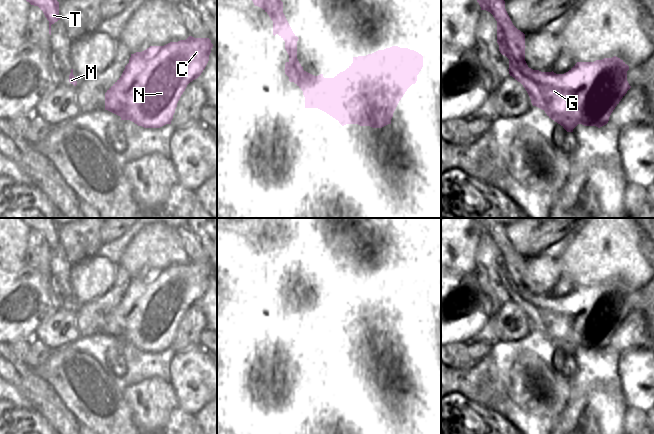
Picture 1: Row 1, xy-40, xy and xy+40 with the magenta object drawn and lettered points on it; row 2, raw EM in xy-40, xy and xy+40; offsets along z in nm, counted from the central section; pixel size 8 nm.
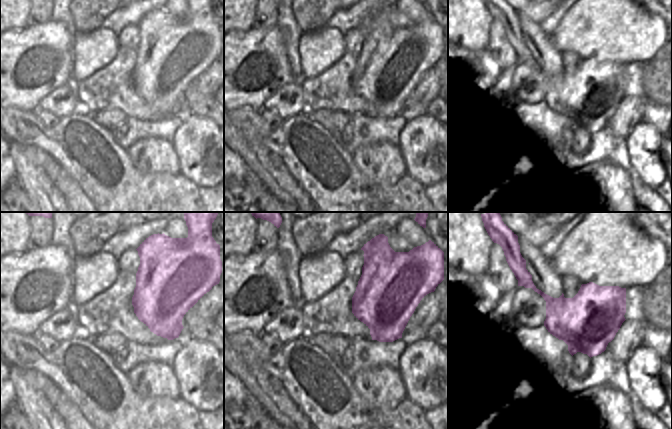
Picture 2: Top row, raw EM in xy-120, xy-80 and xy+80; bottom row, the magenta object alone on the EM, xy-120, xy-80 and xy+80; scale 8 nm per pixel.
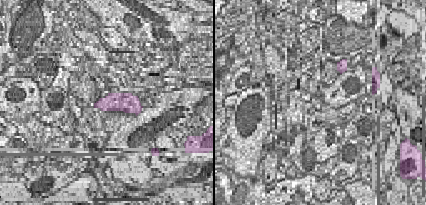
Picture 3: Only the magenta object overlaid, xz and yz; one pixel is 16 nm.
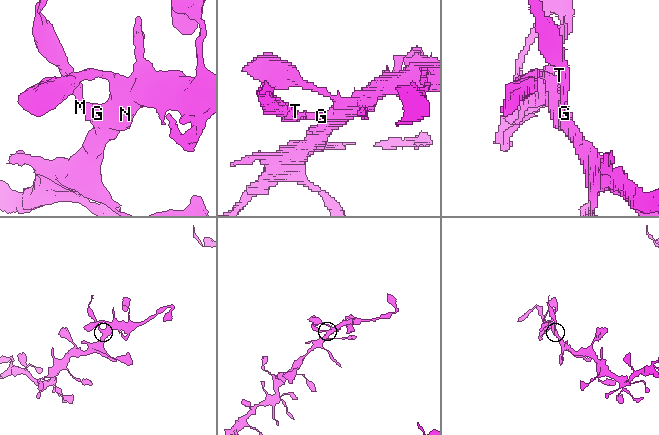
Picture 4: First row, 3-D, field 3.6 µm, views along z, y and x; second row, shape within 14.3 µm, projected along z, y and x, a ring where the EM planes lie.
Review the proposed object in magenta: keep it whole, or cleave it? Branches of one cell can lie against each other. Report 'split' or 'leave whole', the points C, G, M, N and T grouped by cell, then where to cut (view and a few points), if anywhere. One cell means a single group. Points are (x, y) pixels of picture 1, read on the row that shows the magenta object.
split; groups C G M N / T; cut xy+40 (509, 61), (512, 61), (520, 69), (529, 68)

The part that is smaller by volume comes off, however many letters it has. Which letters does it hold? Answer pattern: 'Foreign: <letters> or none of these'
Foreign: T

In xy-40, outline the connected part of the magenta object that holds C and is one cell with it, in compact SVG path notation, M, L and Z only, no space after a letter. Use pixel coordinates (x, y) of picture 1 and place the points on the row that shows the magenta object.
M194 38L150 46L131 54L121 77L105 93L105 110L144 128L171 124L177 103L187 85L205 69L213 44L209 38Z

